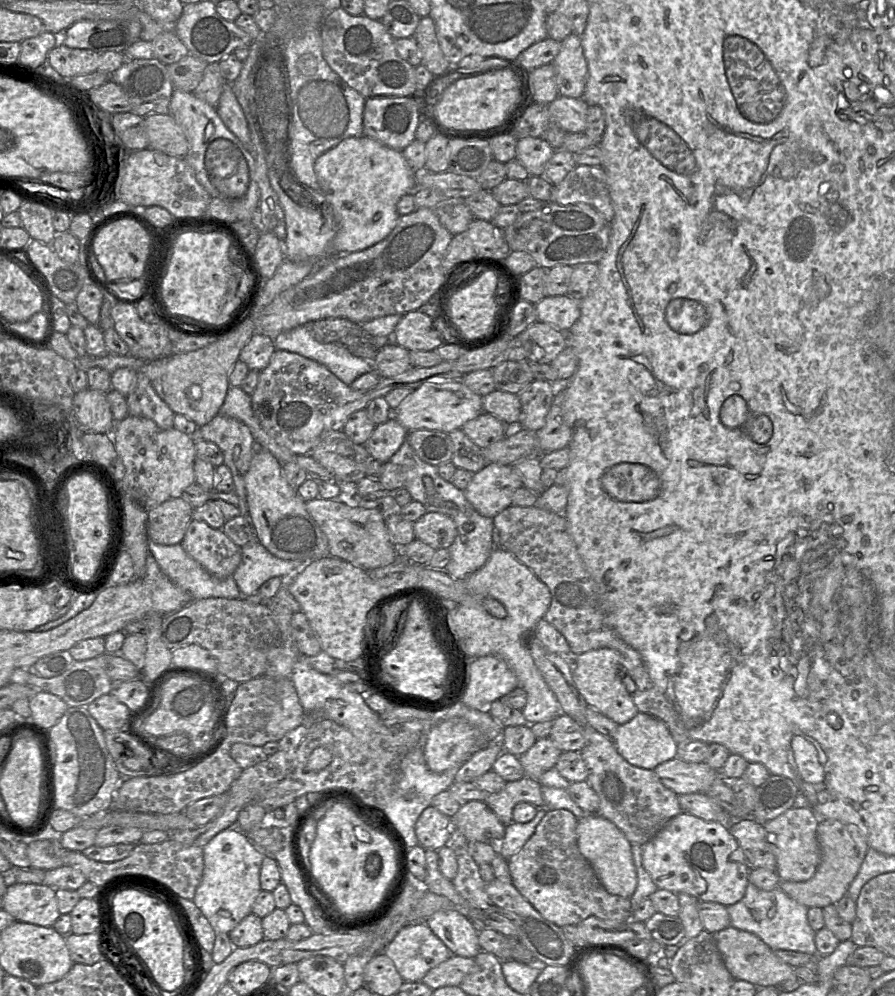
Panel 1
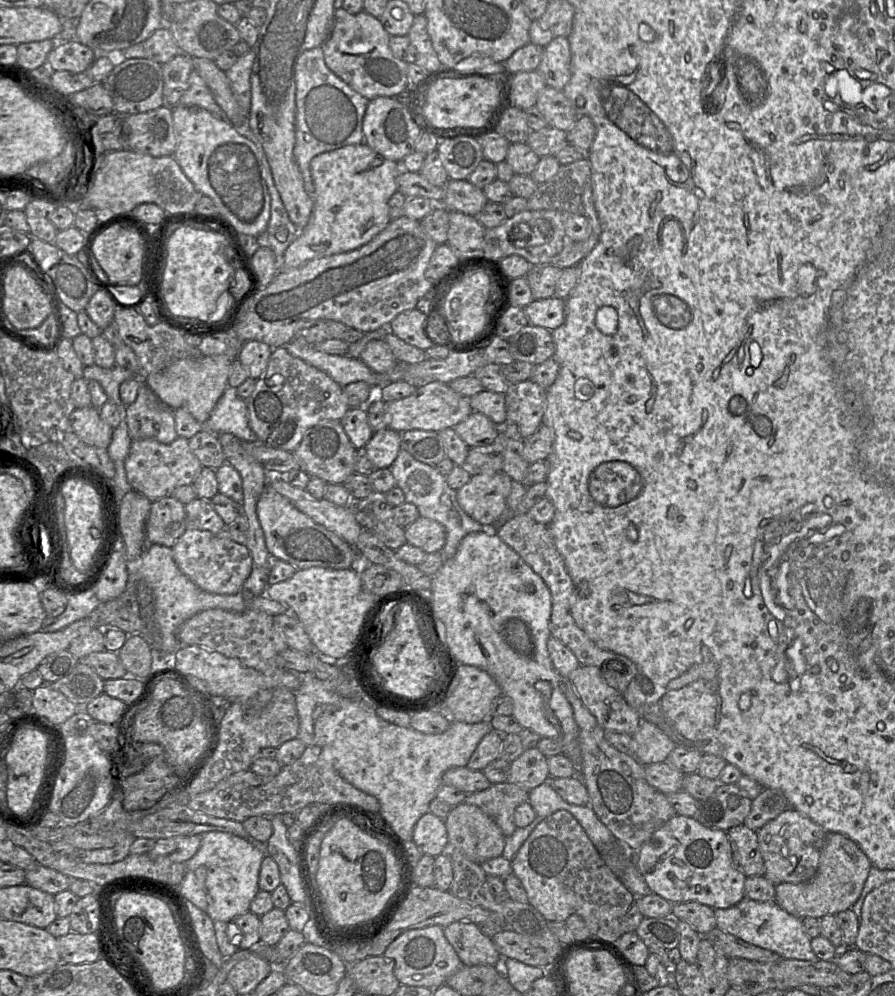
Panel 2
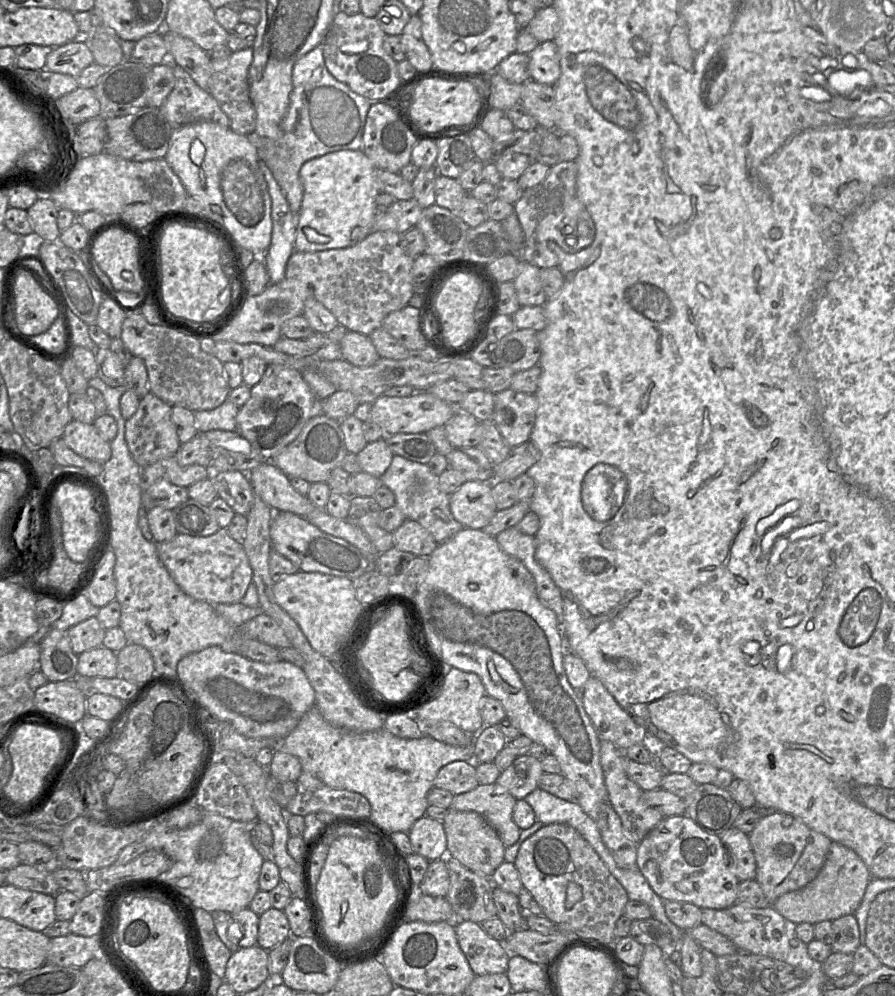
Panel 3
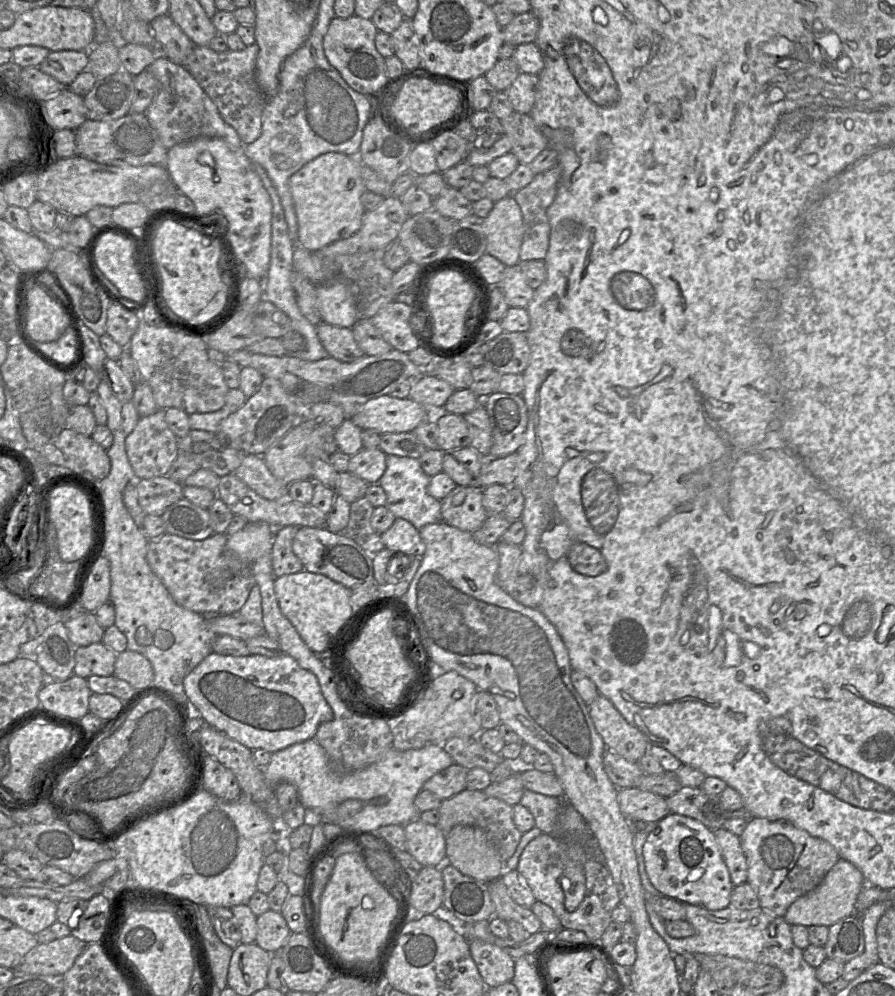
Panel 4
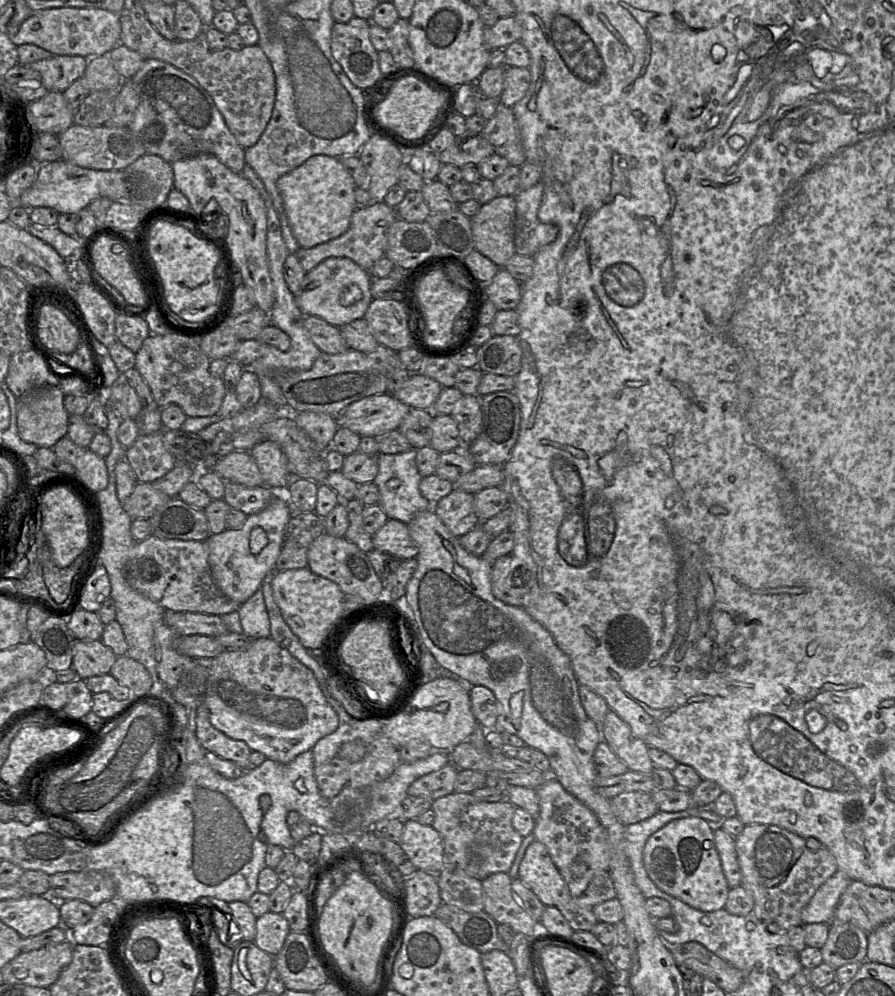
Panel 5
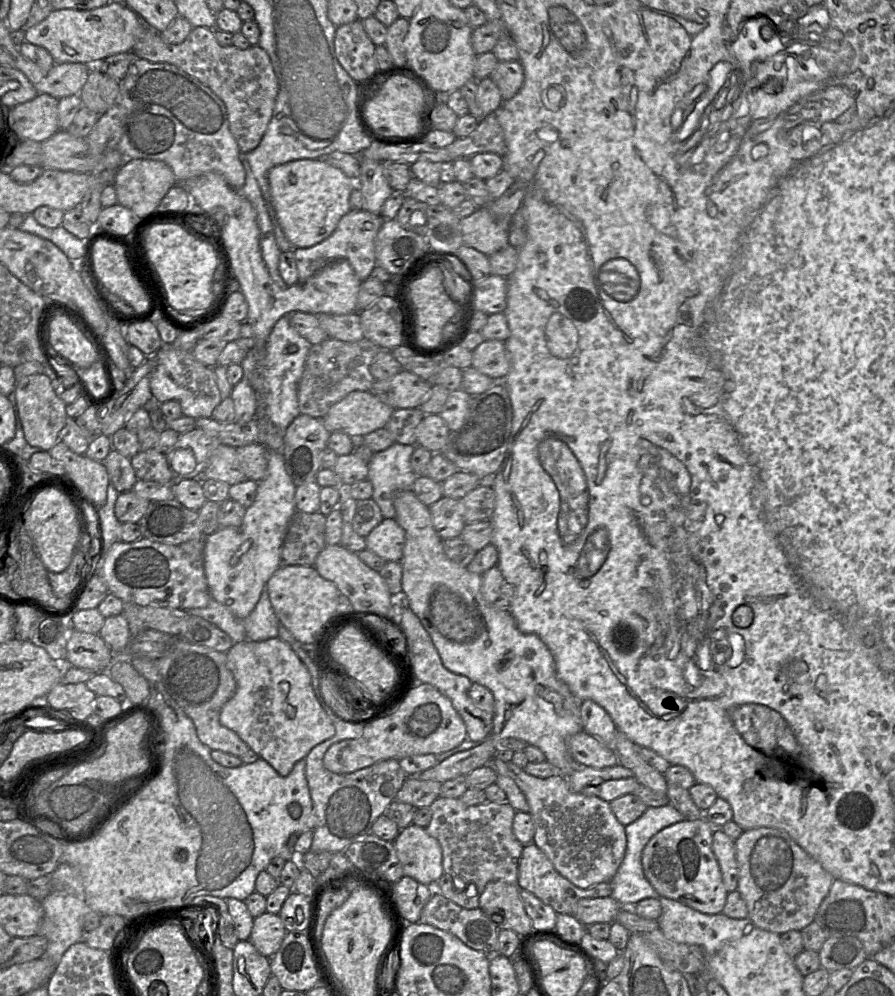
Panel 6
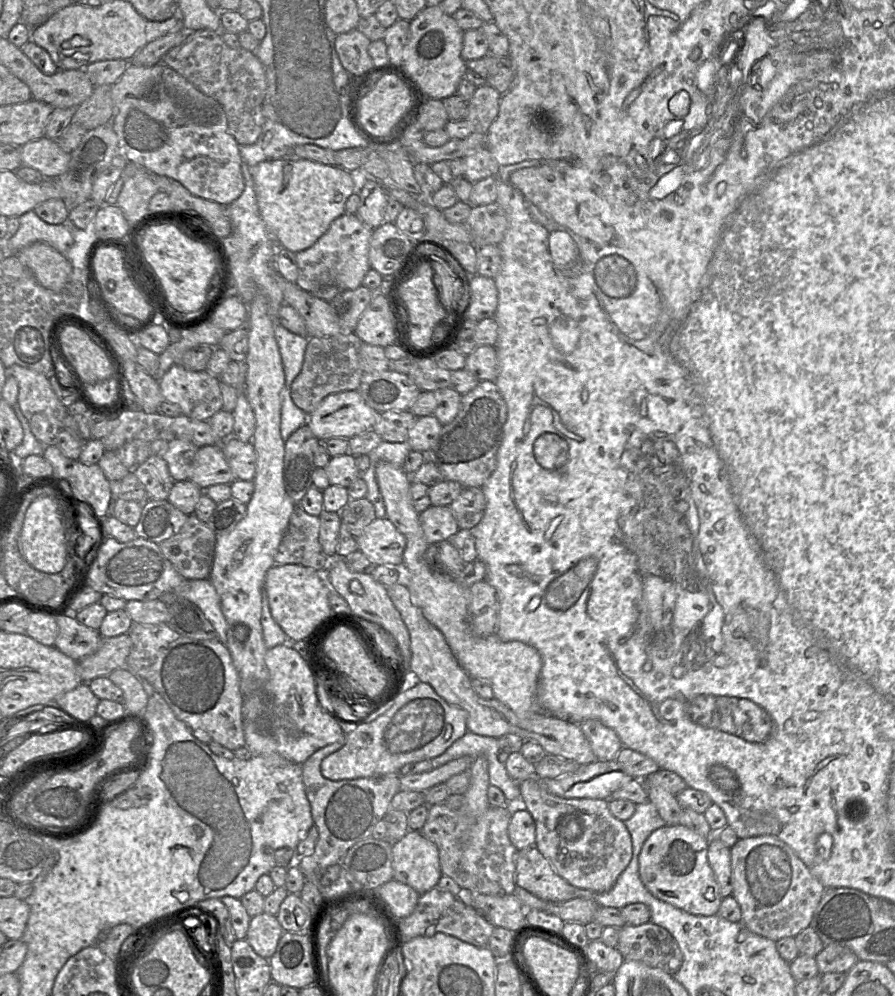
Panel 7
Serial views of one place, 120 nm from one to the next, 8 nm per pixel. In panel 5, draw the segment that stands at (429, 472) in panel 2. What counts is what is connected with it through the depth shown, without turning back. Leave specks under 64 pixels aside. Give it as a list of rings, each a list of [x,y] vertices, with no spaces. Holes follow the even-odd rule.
[[[416,450],[397,454],[378,453],[377,460],[379,471],[374,479],[374,483],[379,489],[378,505],[383,509],[389,518],[400,520],[408,524],[419,512],[433,509],[433,504],[422,496],[419,484],[422,476],[416,466]]]

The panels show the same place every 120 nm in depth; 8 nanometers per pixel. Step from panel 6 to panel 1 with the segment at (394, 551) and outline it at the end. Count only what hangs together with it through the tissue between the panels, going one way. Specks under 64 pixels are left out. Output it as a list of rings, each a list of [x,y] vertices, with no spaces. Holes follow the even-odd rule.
[[[426,512],[413,523],[415,538],[435,550],[448,548],[457,536],[455,522],[448,515]]]

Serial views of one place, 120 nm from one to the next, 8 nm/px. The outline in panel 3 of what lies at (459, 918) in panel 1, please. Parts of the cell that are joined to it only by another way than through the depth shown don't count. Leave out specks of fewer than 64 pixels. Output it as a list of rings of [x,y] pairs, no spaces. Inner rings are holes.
[[[458,921],[455,926],[455,932],[459,946],[476,976],[507,972],[509,959],[511,955],[516,954],[510,954],[504,943],[489,936],[481,924],[473,921]]]

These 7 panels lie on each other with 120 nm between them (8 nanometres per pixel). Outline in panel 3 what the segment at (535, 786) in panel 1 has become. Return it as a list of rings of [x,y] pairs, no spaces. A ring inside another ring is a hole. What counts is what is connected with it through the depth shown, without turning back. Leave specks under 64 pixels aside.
[[[479,784],[469,792],[454,795],[449,809],[473,811],[483,816],[497,831],[505,847],[513,845],[521,829],[513,820],[517,800],[503,787]]]

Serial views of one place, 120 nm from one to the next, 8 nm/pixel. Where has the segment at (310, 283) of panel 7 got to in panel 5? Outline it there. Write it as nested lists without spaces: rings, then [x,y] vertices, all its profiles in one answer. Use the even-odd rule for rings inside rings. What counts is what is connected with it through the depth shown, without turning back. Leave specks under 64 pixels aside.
[[[384,201],[372,202],[368,207],[353,212],[350,225],[342,235],[311,248],[300,247],[295,255],[305,272],[311,271],[329,257],[347,257],[369,271],[375,262],[385,255],[388,230],[397,218],[395,208]]]

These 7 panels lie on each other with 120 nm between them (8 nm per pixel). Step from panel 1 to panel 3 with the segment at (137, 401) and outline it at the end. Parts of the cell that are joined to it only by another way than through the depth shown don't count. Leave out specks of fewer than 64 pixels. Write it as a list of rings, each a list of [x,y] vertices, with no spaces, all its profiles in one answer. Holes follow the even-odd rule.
[[[149,392],[140,399],[137,411],[125,422],[125,438],[129,451],[141,467],[176,455],[180,441],[171,418],[172,405]]]

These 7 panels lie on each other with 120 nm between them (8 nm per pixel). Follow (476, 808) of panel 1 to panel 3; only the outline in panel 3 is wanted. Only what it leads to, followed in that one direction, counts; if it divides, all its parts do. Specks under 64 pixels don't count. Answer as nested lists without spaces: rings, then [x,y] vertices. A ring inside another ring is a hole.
[[[448,809],[443,825],[447,838],[446,857],[453,857],[472,872],[491,879],[494,871],[504,862],[506,849],[494,827],[476,812],[454,809]]]

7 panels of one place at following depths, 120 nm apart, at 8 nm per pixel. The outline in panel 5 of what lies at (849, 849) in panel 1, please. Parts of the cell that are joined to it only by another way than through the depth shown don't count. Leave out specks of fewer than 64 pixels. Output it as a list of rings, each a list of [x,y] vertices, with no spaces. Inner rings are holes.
[[[841,870],[836,871],[826,880],[803,908],[801,913],[803,925],[811,923],[830,924],[840,896],[851,881],[853,880]]]

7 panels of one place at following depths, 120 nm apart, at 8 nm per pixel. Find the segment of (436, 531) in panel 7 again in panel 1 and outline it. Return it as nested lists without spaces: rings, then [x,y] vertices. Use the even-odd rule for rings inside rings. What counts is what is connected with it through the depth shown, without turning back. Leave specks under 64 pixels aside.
[[[488,463],[473,474],[463,491],[480,515],[493,519],[511,506],[514,492],[522,486],[522,480],[512,465]]]

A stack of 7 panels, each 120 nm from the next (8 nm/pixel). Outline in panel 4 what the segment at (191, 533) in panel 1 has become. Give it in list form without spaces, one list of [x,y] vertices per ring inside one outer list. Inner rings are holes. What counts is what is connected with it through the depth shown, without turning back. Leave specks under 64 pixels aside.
[[[165,533],[159,538],[149,540],[146,559],[152,571],[159,577],[179,606],[198,614],[238,614],[256,583],[251,574],[251,567],[238,563],[229,553],[226,543],[226,533],[215,533],[201,541]]]

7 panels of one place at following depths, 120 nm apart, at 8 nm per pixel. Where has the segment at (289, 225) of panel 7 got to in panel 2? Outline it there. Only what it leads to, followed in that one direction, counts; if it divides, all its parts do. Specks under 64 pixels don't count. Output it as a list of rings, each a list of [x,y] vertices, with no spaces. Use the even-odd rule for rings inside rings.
[[[366,143],[346,145],[338,149],[320,153],[313,157],[310,161],[310,172],[314,184],[313,211],[307,225],[301,231],[298,231],[297,237],[287,247],[284,255],[279,260],[279,271],[288,271],[312,259],[348,252],[368,243],[374,236],[380,233],[391,221],[388,210],[388,201],[390,197],[397,191],[396,177],[401,170],[403,170],[401,169],[401,162],[395,162],[384,158],[373,149],[371,149]]]

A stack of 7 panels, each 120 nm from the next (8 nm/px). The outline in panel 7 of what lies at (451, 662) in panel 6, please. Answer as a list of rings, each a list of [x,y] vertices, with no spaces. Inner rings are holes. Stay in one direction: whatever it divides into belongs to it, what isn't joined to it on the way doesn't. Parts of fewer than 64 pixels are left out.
[[[387,461],[376,464],[376,480],[383,497],[386,518],[406,538],[403,553],[404,582],[415,604],[425,618],[438,628],[459,665],[471,678],[479,678],[490,683],[494,698],[508,706],[516,714],[539,711],[536,702],[537,687],[542,668],[540,653],[531,645],[521,641],[502,641],[496,634],[480,637],[473,633],[469,624],[469,588],[459,585],[454,578],[434,573],[424,560],[429,545],[420,525],[419,514],[412,503],[411,475],[403,467]]]

